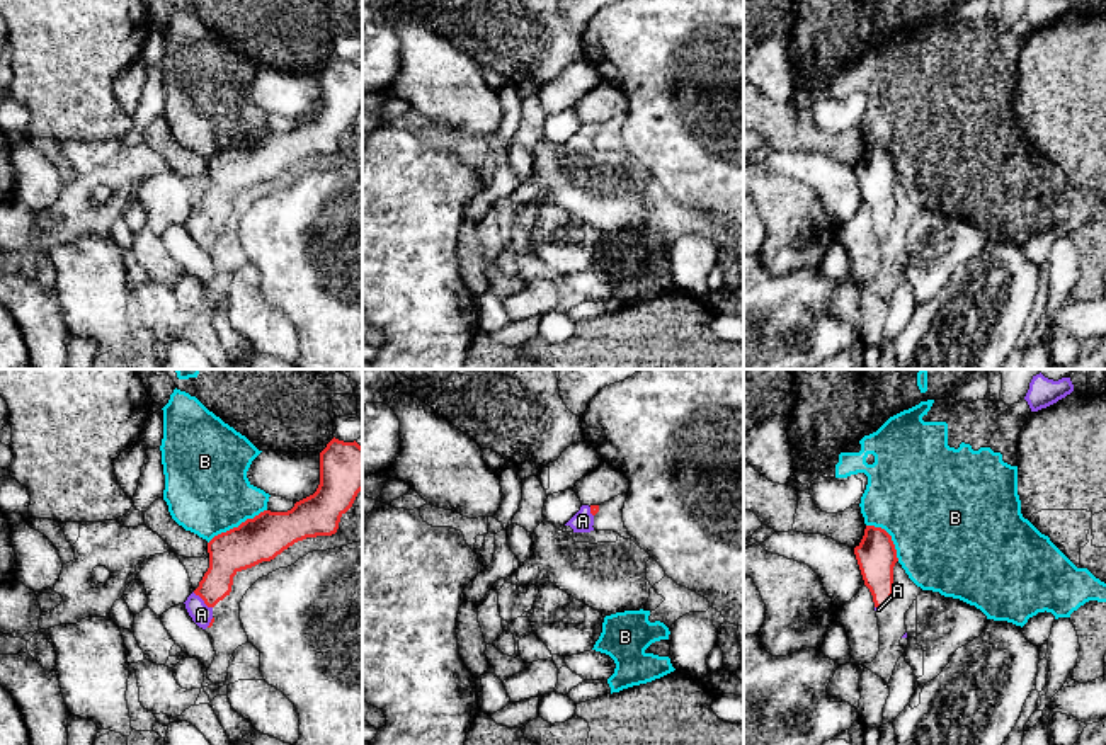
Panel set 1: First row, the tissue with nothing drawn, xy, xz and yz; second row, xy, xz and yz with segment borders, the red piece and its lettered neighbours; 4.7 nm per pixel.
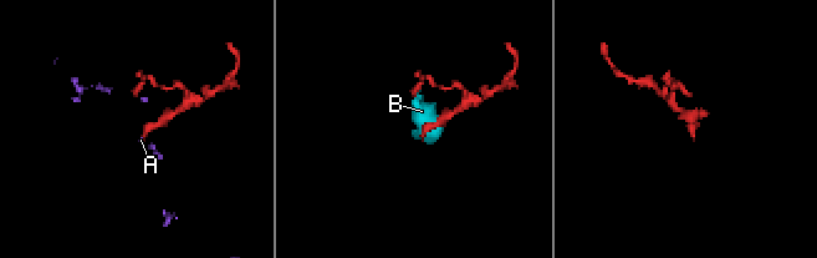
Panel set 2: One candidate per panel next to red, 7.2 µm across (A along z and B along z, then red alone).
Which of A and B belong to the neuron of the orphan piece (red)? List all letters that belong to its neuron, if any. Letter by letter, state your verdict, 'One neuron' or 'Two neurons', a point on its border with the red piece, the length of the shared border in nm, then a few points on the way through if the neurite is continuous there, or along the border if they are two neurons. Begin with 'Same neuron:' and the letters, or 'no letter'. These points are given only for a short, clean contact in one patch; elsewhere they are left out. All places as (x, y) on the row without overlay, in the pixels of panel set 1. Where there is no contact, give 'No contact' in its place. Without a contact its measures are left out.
Same neuron: A
A: One neuron. Touches red at xy (203, 218). Shared border 120 nm. Path across: xy (228, 172), (216, 203), (203, 218), (201, 233)
B: Two neurons. Touches red at xy (239, 145). Shared border 320 nm

